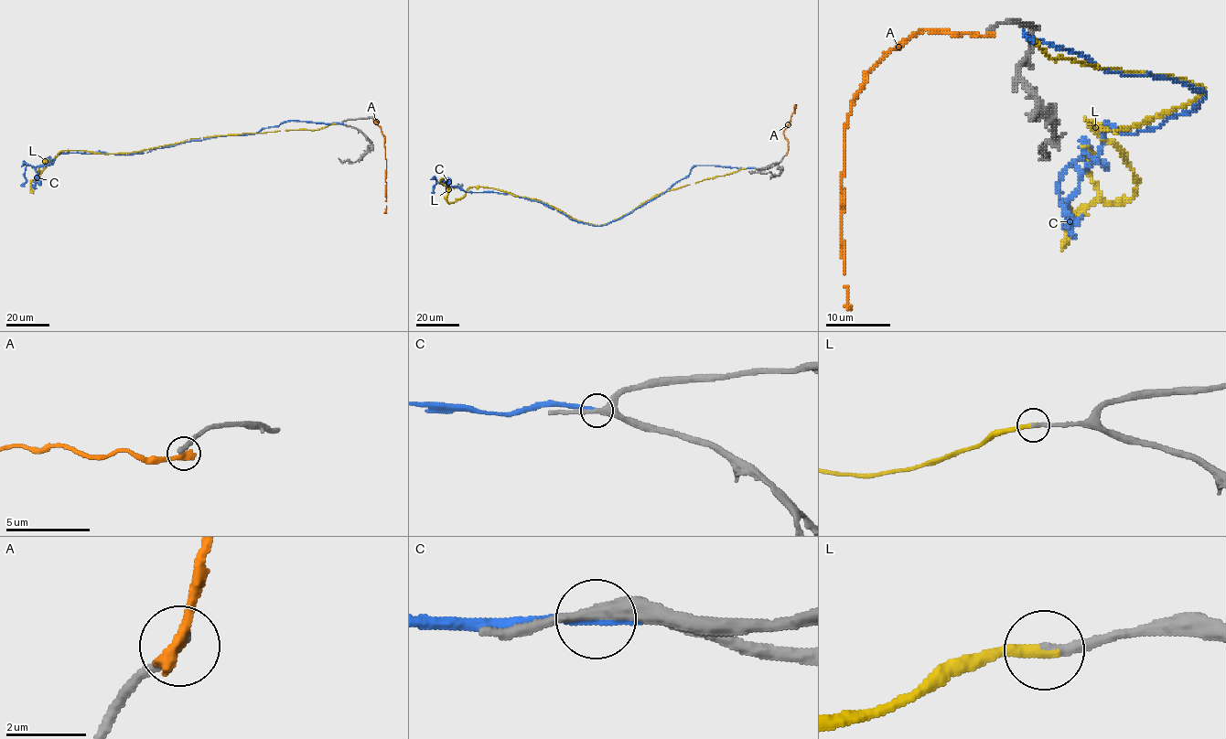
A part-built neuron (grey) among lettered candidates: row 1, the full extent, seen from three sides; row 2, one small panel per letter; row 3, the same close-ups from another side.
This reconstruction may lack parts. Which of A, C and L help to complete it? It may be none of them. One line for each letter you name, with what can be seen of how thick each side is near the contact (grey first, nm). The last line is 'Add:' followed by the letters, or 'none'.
L: Thickness 240 nm (grey) against 320 nm
Add: L

